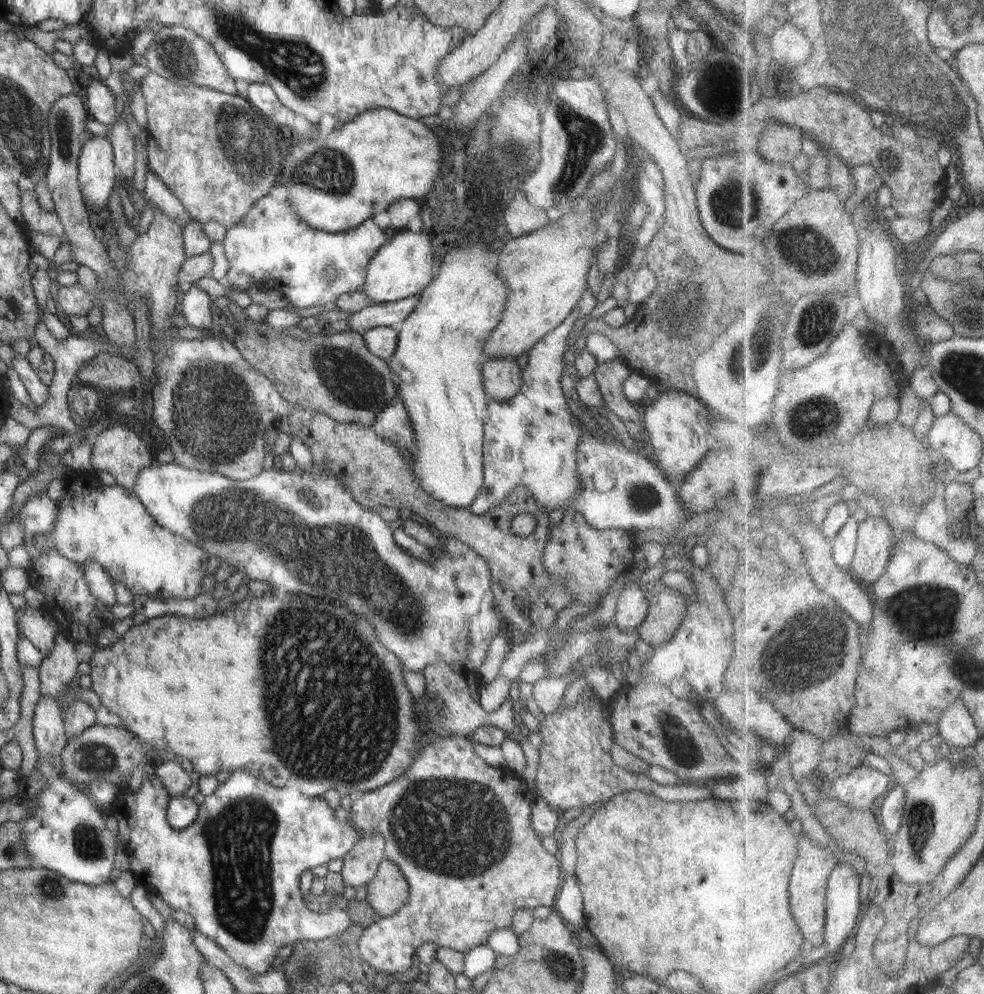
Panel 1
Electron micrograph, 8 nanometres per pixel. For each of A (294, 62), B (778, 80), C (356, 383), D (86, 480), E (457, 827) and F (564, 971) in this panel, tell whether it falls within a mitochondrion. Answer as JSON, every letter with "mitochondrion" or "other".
{"A":"mitochondrion","B":"other","C":"mitochondrion","D":"other","E":"mitochondrion","F":"mitochondrion"}

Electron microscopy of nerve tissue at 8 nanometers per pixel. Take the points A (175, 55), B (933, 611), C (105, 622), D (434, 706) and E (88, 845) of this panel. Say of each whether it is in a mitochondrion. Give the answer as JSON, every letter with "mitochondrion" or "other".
{"A":"mitochondrion","B":"mitochondrion","C":"other","D":"mitochondrion","E":"mitochondrion"}

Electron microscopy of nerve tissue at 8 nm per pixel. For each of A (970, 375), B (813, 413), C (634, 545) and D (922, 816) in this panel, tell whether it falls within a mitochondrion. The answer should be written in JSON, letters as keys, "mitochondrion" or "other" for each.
{"A":"mitochondrion","B":"mitochondrion","C":"other","D":"mitochondrion"}

